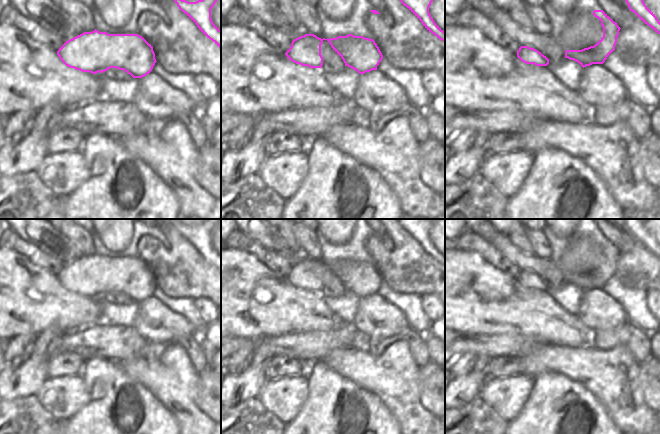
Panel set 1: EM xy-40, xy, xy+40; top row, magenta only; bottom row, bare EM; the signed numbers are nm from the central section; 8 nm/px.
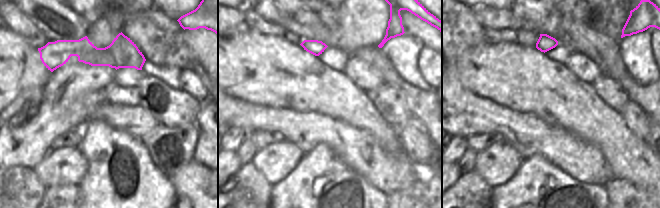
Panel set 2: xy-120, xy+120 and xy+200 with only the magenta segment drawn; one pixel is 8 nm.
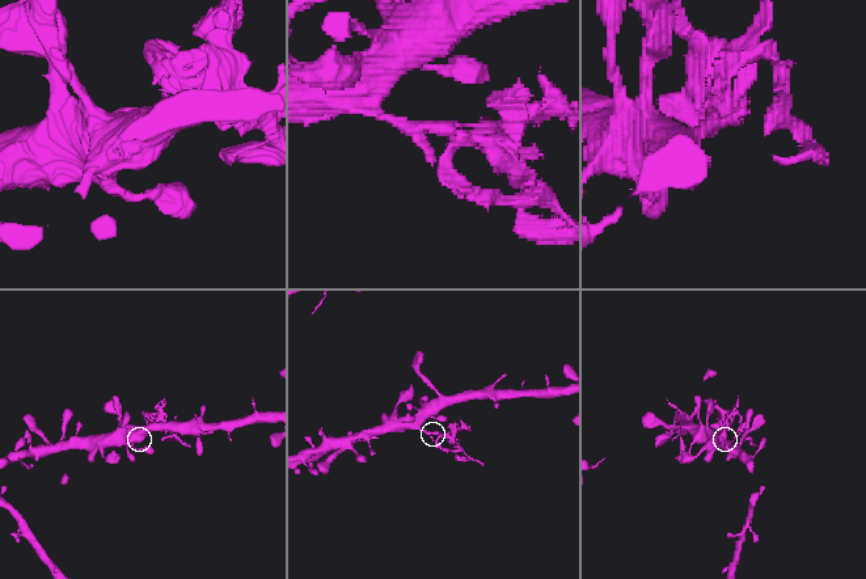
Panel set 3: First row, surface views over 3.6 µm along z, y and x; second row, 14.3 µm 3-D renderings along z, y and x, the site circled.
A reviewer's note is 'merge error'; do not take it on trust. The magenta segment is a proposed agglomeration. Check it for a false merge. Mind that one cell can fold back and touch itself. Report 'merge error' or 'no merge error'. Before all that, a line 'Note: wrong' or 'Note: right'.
Note: right
merge error

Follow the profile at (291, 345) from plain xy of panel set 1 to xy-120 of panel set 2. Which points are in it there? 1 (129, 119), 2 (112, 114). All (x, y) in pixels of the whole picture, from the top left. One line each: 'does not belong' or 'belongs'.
1: belongs
2: belongs

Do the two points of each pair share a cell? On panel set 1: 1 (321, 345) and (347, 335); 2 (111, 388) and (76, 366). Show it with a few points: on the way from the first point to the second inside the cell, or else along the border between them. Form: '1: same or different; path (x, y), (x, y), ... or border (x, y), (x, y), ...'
1: same; path (327, 341), (341, 337)
2: different; border (85, 362), (80, 373)

